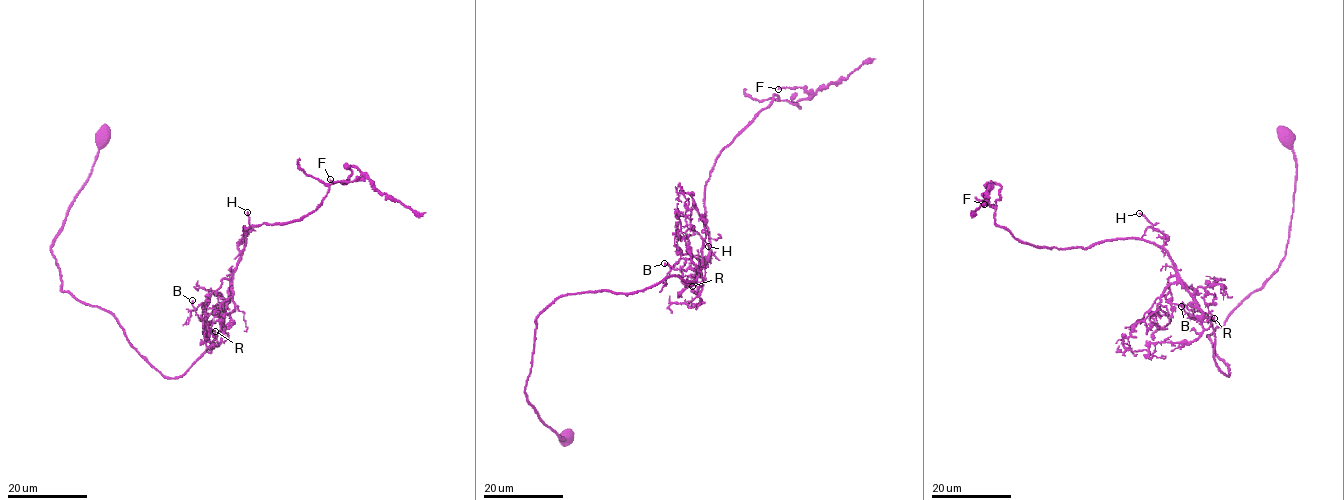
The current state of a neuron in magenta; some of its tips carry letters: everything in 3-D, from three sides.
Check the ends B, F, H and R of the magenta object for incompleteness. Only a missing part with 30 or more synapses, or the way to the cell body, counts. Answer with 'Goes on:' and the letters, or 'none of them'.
Goes on: none of them

